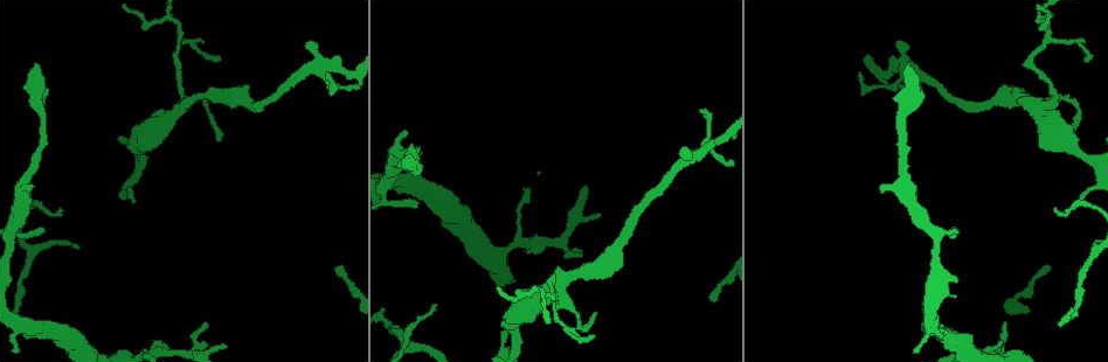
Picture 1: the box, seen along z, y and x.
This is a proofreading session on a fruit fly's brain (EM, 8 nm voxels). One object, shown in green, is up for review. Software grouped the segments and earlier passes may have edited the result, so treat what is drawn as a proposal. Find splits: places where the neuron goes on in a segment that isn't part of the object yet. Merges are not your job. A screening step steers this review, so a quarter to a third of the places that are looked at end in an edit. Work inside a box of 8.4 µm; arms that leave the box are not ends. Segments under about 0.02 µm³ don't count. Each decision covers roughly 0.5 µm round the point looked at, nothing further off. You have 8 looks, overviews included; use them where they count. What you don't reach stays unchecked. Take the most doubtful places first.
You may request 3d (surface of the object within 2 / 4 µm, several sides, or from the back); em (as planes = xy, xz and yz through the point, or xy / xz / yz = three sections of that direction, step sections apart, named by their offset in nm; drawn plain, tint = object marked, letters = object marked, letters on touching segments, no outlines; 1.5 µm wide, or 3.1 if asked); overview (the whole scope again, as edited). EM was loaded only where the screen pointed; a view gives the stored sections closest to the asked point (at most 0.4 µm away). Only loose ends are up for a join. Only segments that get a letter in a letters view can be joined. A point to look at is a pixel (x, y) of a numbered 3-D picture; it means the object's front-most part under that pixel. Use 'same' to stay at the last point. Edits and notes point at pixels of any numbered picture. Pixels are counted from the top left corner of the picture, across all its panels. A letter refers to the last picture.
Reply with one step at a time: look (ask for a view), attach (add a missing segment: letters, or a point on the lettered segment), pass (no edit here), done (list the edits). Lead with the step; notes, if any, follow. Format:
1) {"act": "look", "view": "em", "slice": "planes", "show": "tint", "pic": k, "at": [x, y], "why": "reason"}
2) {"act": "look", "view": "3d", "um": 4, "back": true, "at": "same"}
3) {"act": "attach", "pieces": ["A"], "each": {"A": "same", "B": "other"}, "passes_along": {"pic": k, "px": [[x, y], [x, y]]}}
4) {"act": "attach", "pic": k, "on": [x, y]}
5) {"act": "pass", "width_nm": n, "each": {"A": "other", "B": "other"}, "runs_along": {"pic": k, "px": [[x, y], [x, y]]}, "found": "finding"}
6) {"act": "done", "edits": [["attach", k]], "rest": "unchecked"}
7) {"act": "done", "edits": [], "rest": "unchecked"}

{"act": "look", "view": "em", "slice": "planes", "show": "plain", "pic": 1, "at": [582, 254], "why": "free end"}

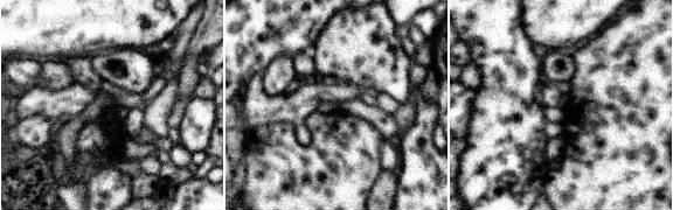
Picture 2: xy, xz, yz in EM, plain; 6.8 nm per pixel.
{"act": "look", "view": "em", "slice": "planes", "show": "letters", "at": "same"}

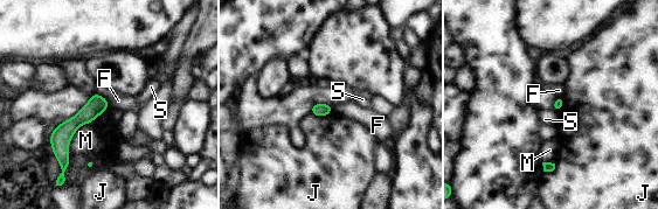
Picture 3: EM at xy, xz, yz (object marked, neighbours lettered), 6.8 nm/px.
{"act": "pass", "longest_contact_nm": ["M", 280], "each": {"F": "other", "J": "other", "M": "other", "S": "other"}, "found": "none of them fits"}

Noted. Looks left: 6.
{"act": "look", "view": "em", "slice": "planes", "show": "letters", "pic": 1, "at": [593, 314], "why": "free end"}

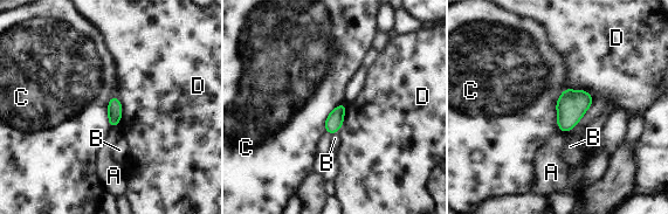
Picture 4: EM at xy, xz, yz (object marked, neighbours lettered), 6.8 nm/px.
{"act": "pass", "width_nm": 100, "each": {"A": "other", "B": "other", "C": "other", "D": "other"}, "border": {"pic": 4, "px": [[564, 87], [556, 103], [559, 130]]}, "found": "none of them fits"}

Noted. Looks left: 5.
{"act": "look", "view": "3d", "um": 2, "pic": 1, "at": [592, 334], "why": "tapers out"}

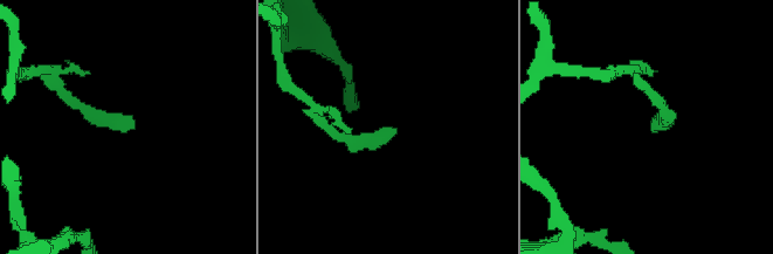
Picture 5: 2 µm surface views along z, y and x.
{"act": "look", "view": "em", "slice": "planes", "show": "plain", "pic": 5, "at": [395, 133], "why": "now the EM"}

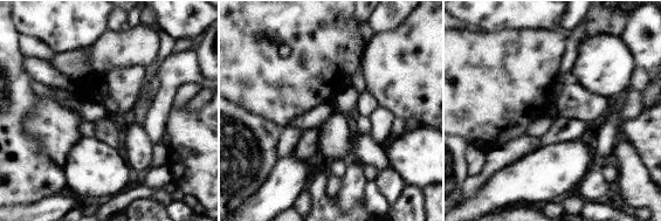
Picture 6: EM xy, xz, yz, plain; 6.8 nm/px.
{"act": "look", "view": "em", "slice": "planes", "show": "letters", "at": "same"}

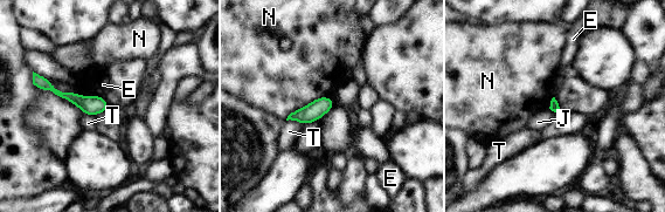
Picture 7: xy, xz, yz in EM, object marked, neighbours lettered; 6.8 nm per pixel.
{"act": "pass", "width_nm": 70, "each": {"E": "other", "J": "other", "N": "other", "T": "other"}, "found": "none of them fits"}

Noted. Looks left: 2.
{"act": "done", "edits": [], "rest": "unchecked"}

